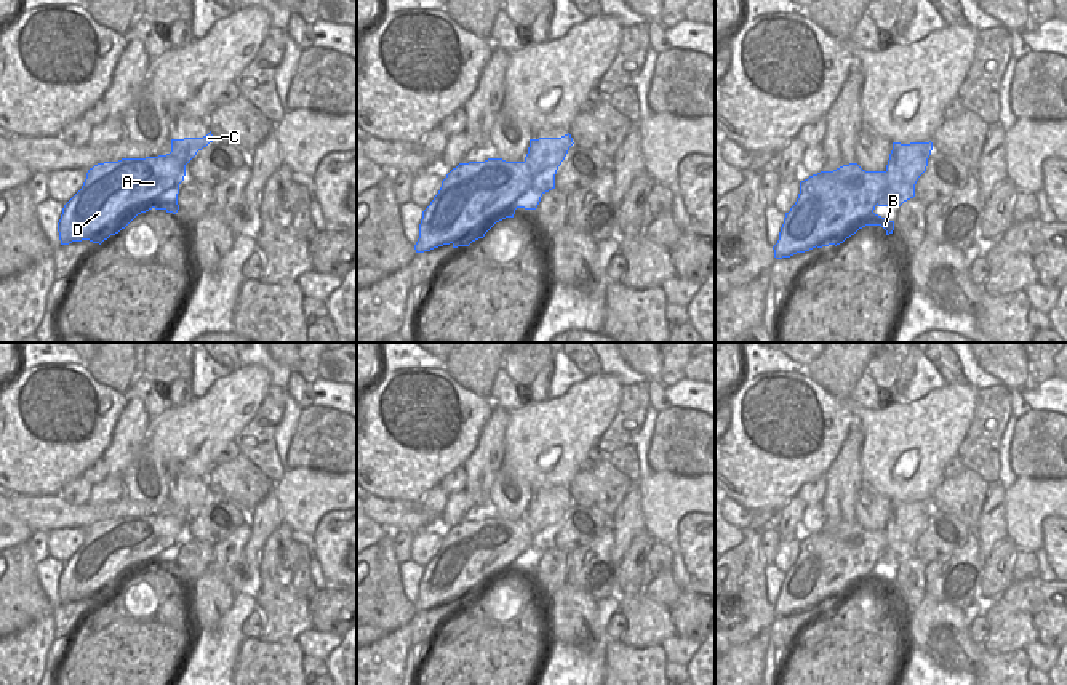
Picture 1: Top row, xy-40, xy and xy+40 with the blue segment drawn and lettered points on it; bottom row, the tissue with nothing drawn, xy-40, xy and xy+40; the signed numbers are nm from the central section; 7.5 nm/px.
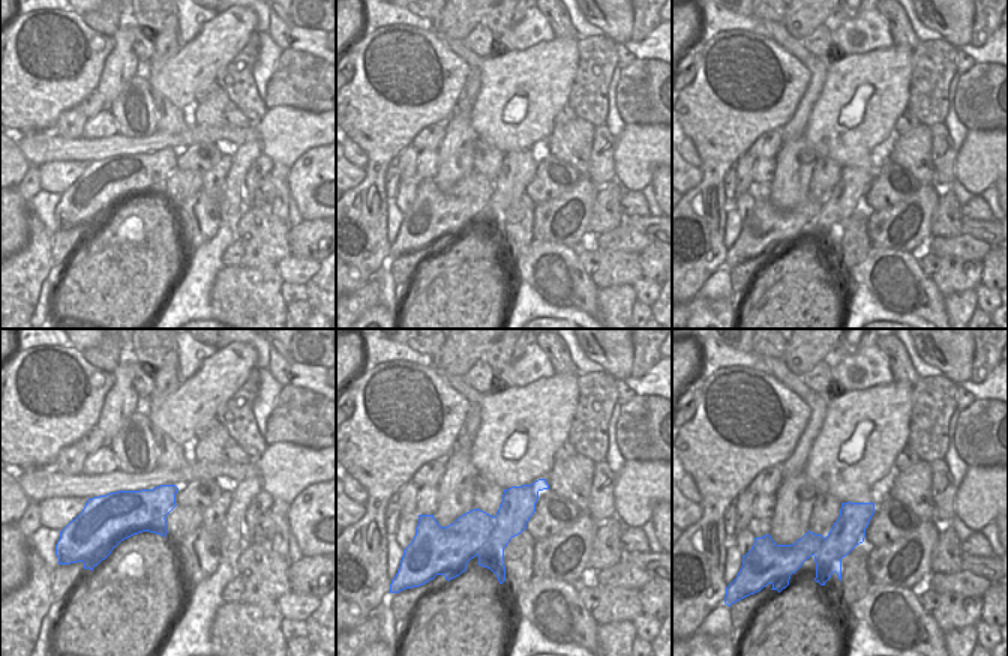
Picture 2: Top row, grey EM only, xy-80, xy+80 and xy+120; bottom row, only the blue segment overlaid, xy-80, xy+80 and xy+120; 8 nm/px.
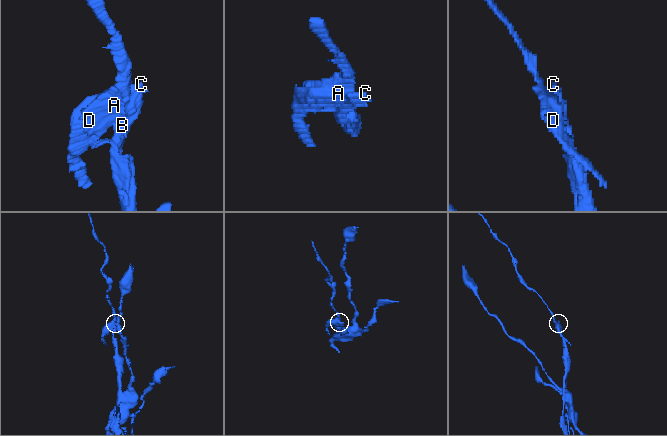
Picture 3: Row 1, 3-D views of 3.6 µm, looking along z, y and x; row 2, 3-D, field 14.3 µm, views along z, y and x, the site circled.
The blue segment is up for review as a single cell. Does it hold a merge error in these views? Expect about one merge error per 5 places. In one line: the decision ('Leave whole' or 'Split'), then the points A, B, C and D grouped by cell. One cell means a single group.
Split. Groups: A D / B C

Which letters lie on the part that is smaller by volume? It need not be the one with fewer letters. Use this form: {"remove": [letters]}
{"remove": ["A", "D"]}

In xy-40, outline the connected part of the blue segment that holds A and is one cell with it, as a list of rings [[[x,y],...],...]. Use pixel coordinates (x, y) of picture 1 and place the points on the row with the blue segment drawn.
[[[170,154],[94,165],[88,170],[82,189],[62,208],[58,222],[61,245],[82,240],[101,245],[110,235],[118,234],[138,214],[152,210],[166,190],[184,181],[186,165],[182,157]]]

